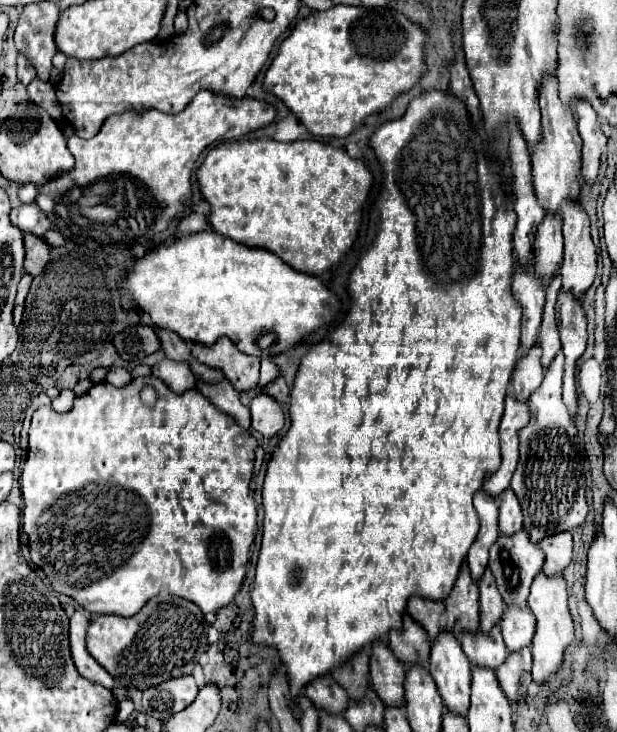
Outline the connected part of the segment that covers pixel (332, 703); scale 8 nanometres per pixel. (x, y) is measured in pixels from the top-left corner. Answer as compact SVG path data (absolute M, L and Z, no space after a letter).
M325 674L323 678L315 678L313 682L309 682L305 686L305 696L317 706L317 708L325 708L329 712L337 712L341 714L347 708L349 696L345 692L345 688L341 688L331 674Z

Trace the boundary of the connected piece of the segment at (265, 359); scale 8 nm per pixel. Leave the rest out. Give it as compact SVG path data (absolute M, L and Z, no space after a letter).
M261 356L261 380L259 380L259 386L269 384L275 376L279 376L279 368L273 364L273 360L269 356Z

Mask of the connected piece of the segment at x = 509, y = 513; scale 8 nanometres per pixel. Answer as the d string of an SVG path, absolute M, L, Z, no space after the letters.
M511 488L503 490L503 494L497 498L499 502L499 530L501 534L513 534L515 530L523 528L523 516L521 506L517 502L517 496Z

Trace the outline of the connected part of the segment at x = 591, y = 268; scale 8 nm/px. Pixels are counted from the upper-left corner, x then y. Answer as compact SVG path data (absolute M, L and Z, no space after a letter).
M565 200L559 206L559 214L563 216L563 238L565 238L565 252L563 252L563 264L561 264L561 278L563 286L571 290L577 298L593 284L595 274L597 274L597 254L593 240L589 236L589 216L583 210L583 206L575 200Z

